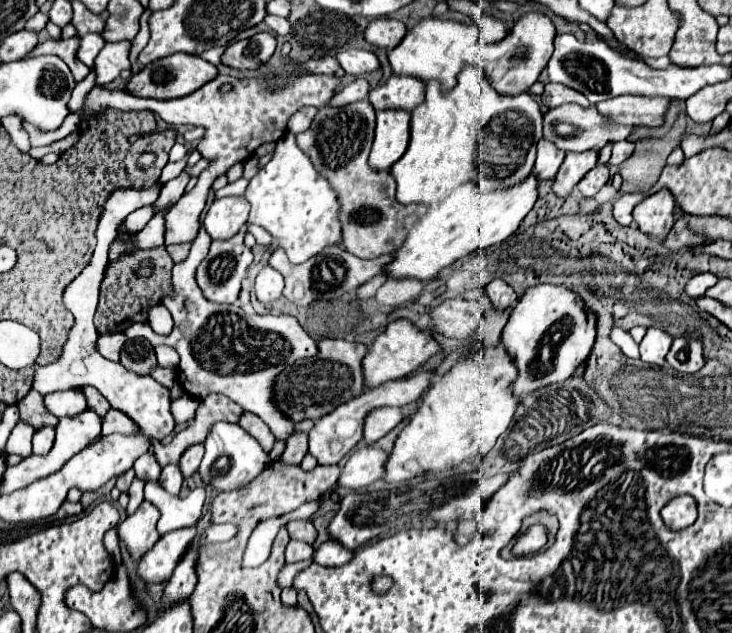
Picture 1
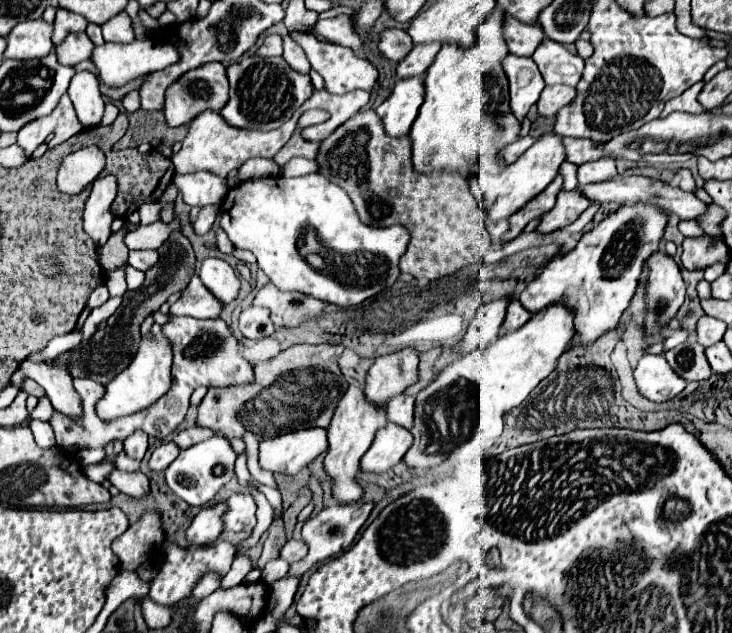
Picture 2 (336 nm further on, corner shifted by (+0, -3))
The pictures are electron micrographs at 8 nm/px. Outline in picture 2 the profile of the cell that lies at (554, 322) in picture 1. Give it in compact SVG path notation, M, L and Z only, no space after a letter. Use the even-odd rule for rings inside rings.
M654 204L620 206L586 232L572 252L552 258L540 274L526 284L518 300L532 314L548 304L566 302L568 308L576 312L576 334L572 344L594 342L604 332L616 328L620 316L630 306L646 260L660 250L668 216L670 214L664 208Z

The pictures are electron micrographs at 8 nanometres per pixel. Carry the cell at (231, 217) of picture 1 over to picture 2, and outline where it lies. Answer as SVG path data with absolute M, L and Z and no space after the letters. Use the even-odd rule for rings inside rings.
M206 258L198 276L222 306L228 306L232 300L236 300L240 292L240 280L228 262L220 258Z

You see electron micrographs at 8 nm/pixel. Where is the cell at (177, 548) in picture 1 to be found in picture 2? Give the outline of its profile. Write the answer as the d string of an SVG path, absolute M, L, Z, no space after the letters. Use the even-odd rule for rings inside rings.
M218 502L214 506L206 506L200 510L200 514L192 520L190 528L186 530L188 542L196 542L196 546L212 544L224 530L224 514L228 504Z

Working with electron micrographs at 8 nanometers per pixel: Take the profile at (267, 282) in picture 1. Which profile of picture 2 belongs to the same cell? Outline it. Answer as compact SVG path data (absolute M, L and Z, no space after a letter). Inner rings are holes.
M248 306L246 310L242 310L240 314L240 332L244 338L264 338L270 336L274 332L274 324L270 324L270 312L266 312L264 308L254 308Z

